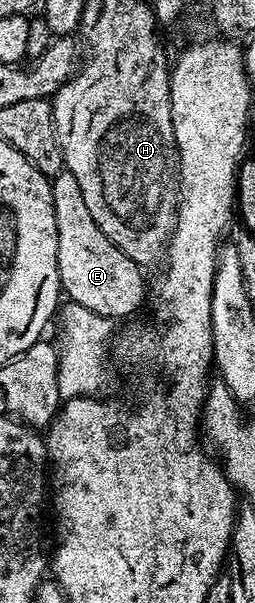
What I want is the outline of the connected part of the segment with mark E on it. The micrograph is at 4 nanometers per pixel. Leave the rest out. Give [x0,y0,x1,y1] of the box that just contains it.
[51,171,146,321]

